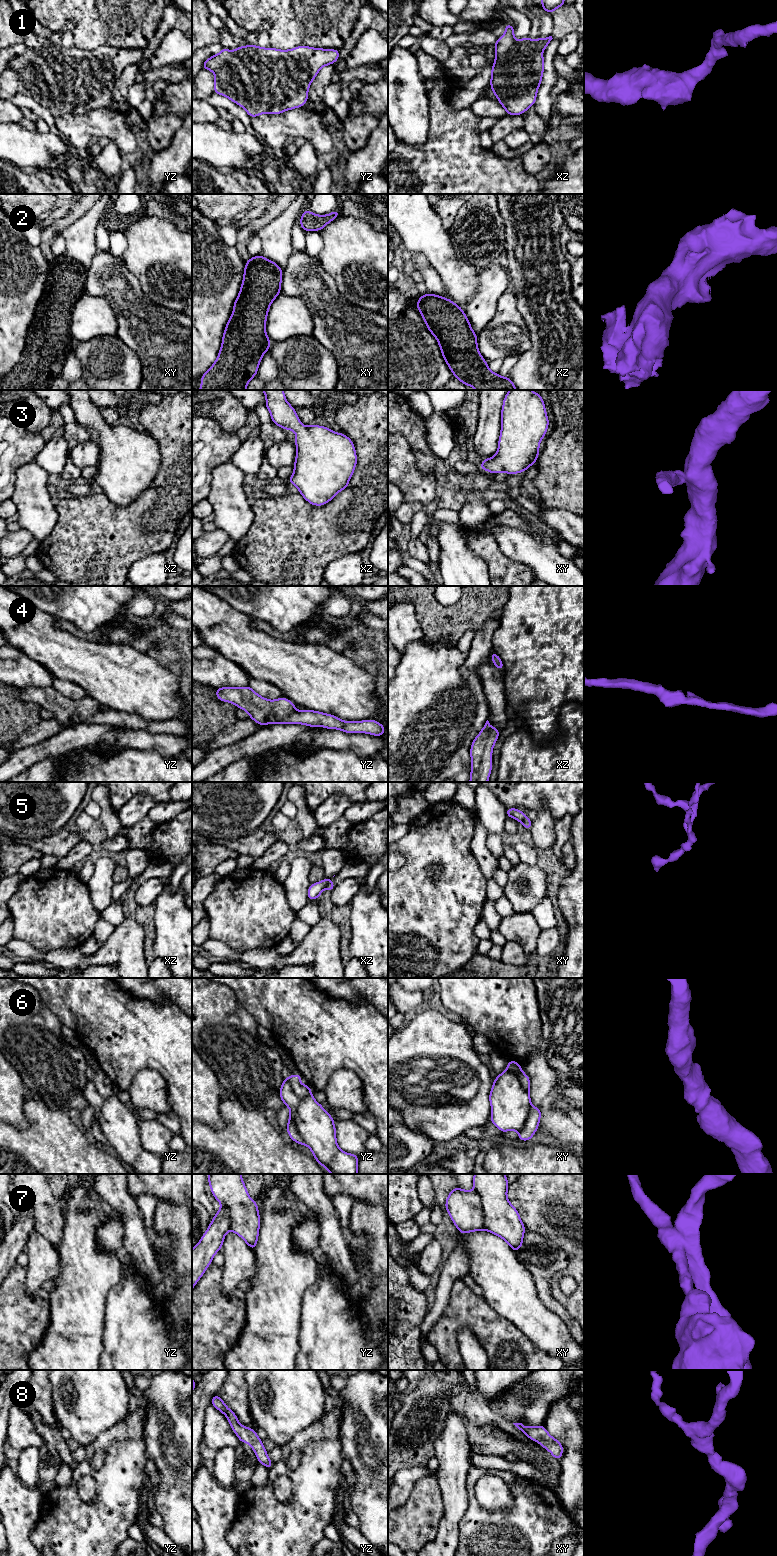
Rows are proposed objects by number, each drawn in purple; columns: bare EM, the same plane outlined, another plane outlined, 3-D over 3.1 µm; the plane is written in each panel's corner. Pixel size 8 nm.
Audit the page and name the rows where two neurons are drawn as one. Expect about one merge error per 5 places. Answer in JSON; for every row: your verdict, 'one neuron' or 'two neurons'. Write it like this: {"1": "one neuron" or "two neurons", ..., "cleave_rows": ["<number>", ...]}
{"1": "one neuron", "2": "one neuron", "3": "one neuron", "4": "one neuron", "5": "two neurons", "6": "two neurons", "7": "two neurons", "8": "one neuron", "cleave_rows": ["5", "6", "7"]}

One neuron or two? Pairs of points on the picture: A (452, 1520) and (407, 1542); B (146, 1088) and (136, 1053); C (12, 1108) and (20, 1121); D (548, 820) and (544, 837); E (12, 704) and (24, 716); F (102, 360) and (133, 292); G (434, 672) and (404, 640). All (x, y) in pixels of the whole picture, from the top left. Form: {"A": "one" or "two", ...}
{"A": "two", "B": "two", "C": "one", "D": "one", "E": "one", "F": "two", "G": "two"}

